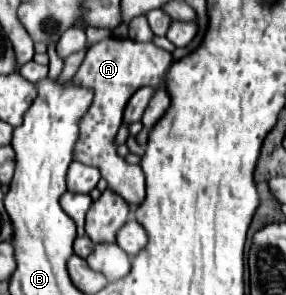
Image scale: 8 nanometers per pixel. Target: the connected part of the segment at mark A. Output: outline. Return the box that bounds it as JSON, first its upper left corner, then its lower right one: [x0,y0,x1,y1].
[73,38,173,206]

